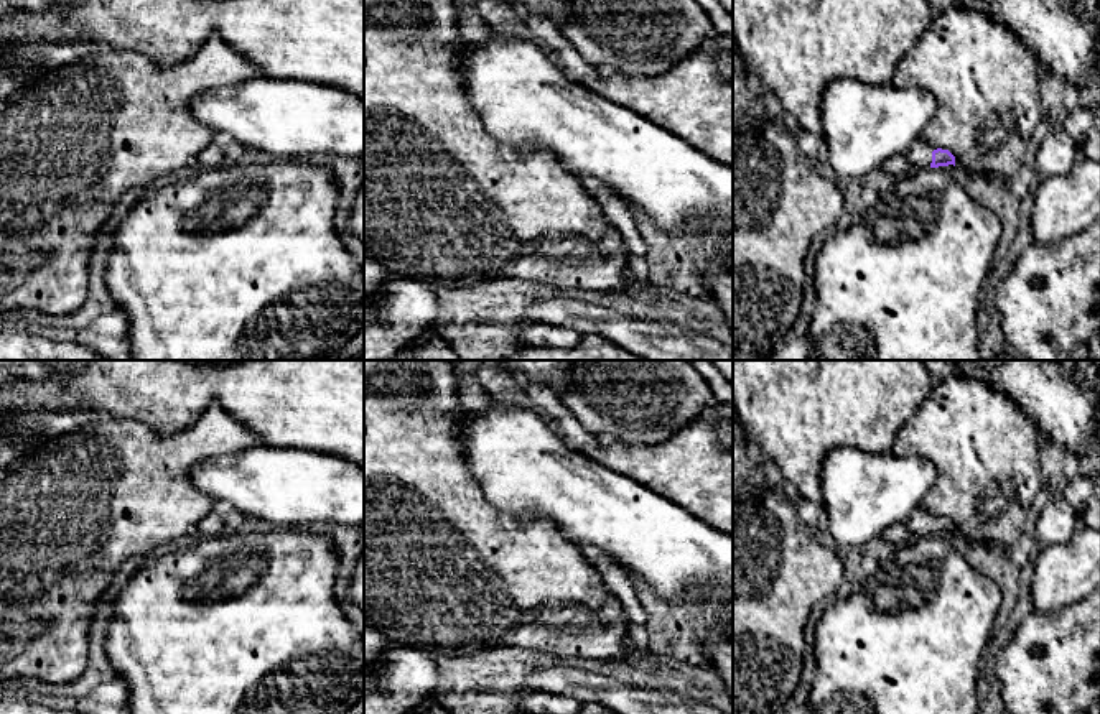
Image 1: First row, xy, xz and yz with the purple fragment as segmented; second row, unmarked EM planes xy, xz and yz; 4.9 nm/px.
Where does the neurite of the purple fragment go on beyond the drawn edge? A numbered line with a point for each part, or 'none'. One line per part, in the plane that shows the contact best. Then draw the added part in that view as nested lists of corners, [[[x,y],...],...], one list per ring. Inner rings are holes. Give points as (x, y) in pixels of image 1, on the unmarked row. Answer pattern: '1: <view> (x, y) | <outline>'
1: yz (919, 522) | [[[916,508],[906,520],[906,526],[912,533],[914,540],[927,538],[932,531],[932,520],[937,518],[937,515],[927,513],[922,508]]]

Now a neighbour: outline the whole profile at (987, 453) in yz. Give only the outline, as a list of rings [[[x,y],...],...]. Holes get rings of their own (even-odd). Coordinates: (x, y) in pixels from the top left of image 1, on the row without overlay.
[[[949,377],[934,382],[927,401],[899,431],[891,454],[934,462],[937,479],[921,508],[949,518],[955,535],[991,546],[1019,541],[1041,490],[1052,485],[1039,462],[1041,436],[1021,408],[981,380]]]

